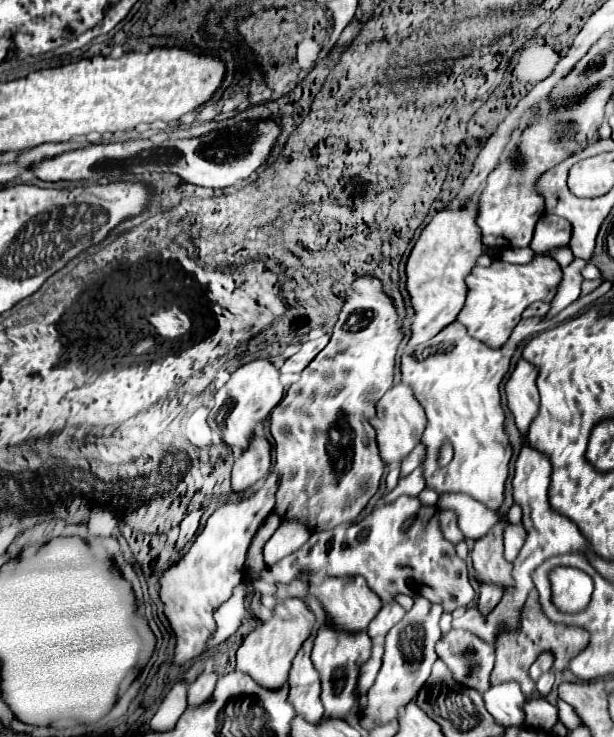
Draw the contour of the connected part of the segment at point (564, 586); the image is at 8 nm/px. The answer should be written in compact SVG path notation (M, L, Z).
M556 568L550 574L552 600L562 612L577 613L586 608L592 594L592 580L576 568Z

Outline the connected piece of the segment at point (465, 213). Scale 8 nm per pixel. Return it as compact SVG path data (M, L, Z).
M478 204L468 208L444 206L422 228L408 262L406 262L406 290L414 308L412 336L408 346L418 346L436 336L444 326L456 320L466 300L466 276L476 266L478 256L484 252L480 242L480 228L476 224Z

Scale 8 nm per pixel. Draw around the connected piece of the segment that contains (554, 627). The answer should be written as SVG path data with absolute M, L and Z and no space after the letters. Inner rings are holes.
M532 590L524 608L522 608L522 626L516 632L504 632L496 640L496 666L492 670L492 682L500 684L506 680L514 680L522 686L522 692L530 696L534 692L534 682L528 674L532 662L542 654L542 652L552 652L554 654L553 670L562 672L568 668L568 660L576 656L582 648L588 644L588 632L580 626L568 626L568 624L556 624L544 616L544 610L540 608L538 602L538 592Z

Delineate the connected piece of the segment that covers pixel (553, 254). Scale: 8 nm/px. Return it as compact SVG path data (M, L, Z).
M560 246L560 248L552 248L552 250L548 250L546 252L550 258L554 258L560 266L568 266L572 260L574 260L574 256L572 256L572 250L568 248L568 246Z

